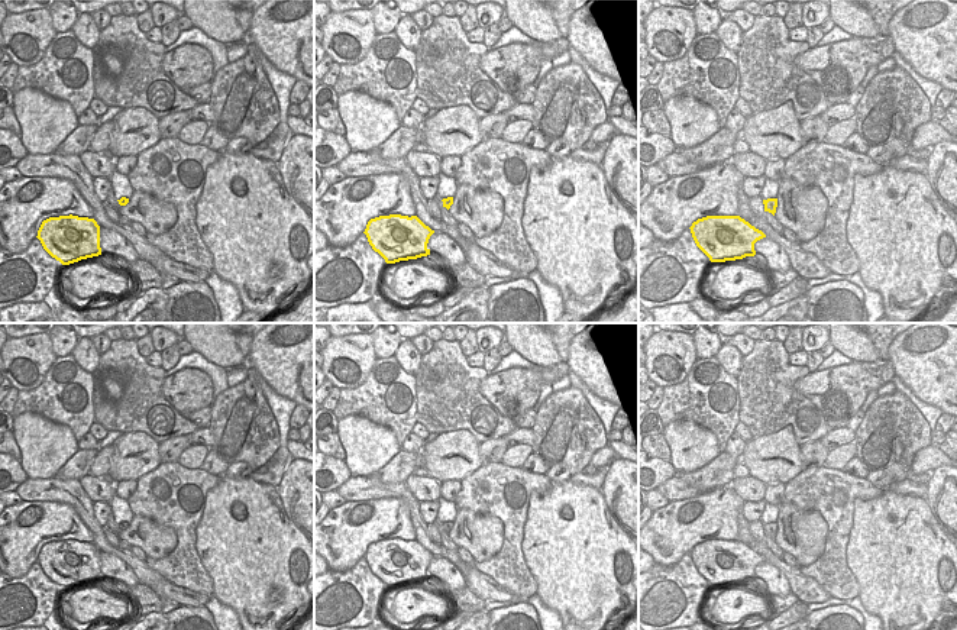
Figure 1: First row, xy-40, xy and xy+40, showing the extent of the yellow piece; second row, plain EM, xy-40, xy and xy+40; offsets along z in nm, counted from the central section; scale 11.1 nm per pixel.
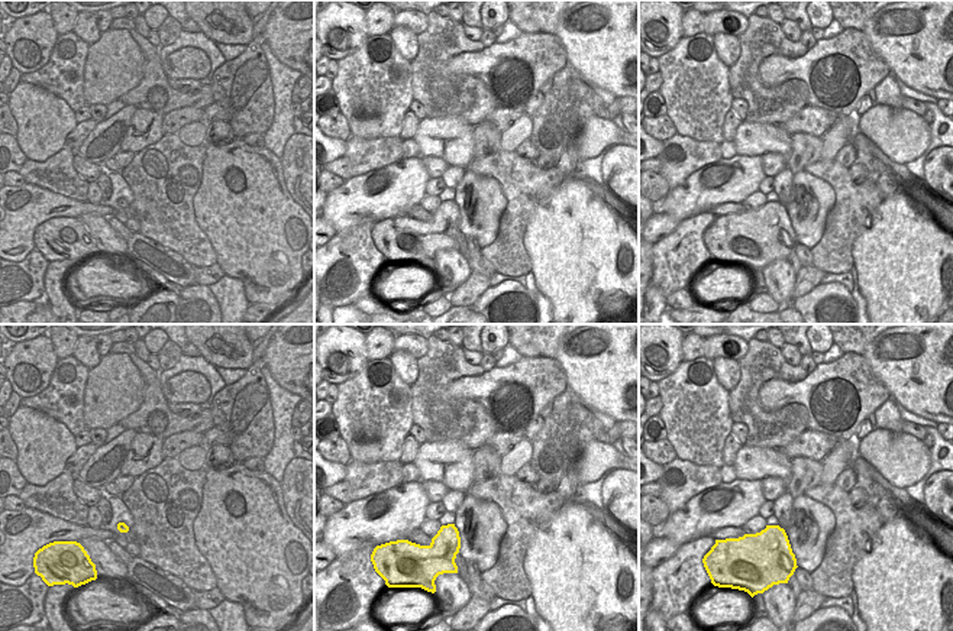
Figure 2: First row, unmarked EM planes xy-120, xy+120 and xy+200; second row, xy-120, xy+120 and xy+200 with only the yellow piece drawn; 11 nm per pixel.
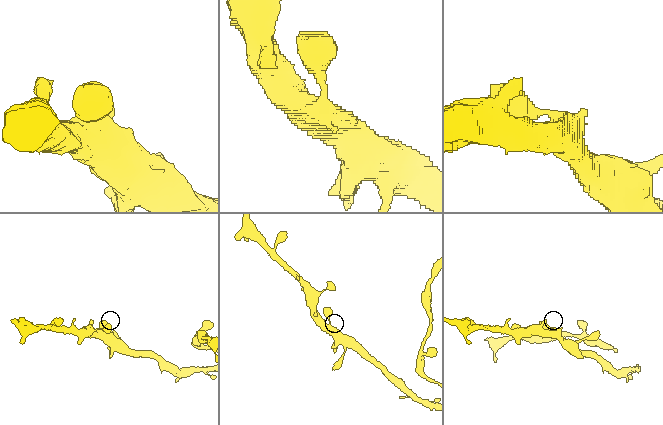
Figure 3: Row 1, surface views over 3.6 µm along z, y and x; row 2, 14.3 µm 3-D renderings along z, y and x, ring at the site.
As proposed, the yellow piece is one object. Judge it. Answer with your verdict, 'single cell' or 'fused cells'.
single cell

